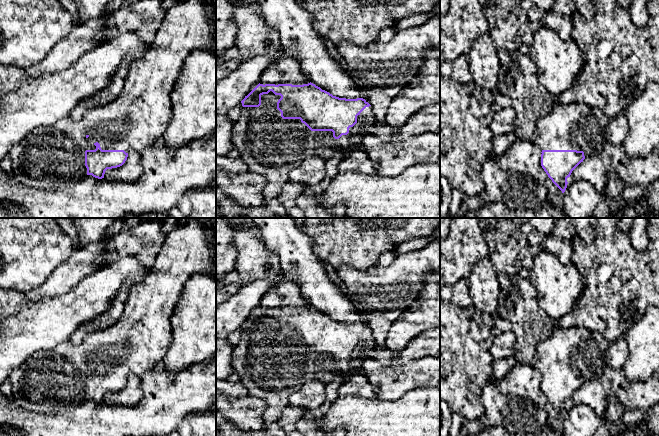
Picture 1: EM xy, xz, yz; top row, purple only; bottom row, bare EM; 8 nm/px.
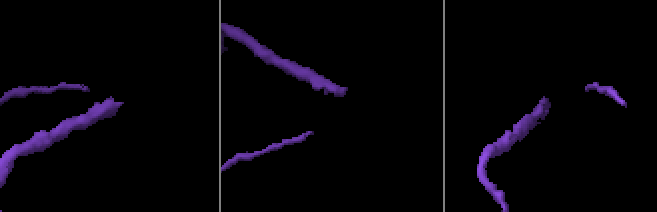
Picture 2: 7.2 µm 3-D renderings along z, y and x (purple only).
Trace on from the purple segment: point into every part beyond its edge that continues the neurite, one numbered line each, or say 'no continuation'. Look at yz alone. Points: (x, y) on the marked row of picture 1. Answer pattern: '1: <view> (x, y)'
1: yz (575, 126)

